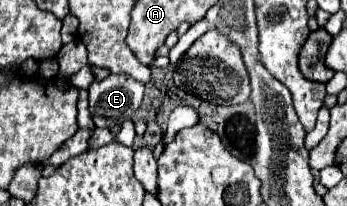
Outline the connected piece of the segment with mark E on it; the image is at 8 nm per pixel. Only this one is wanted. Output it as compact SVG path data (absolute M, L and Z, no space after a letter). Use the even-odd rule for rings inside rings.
M107 75L103 81L93 81L89 85L89 111L95 127L113 127L121 125L127 119L133 119L135 111L143 101L143 83L127 75Z

